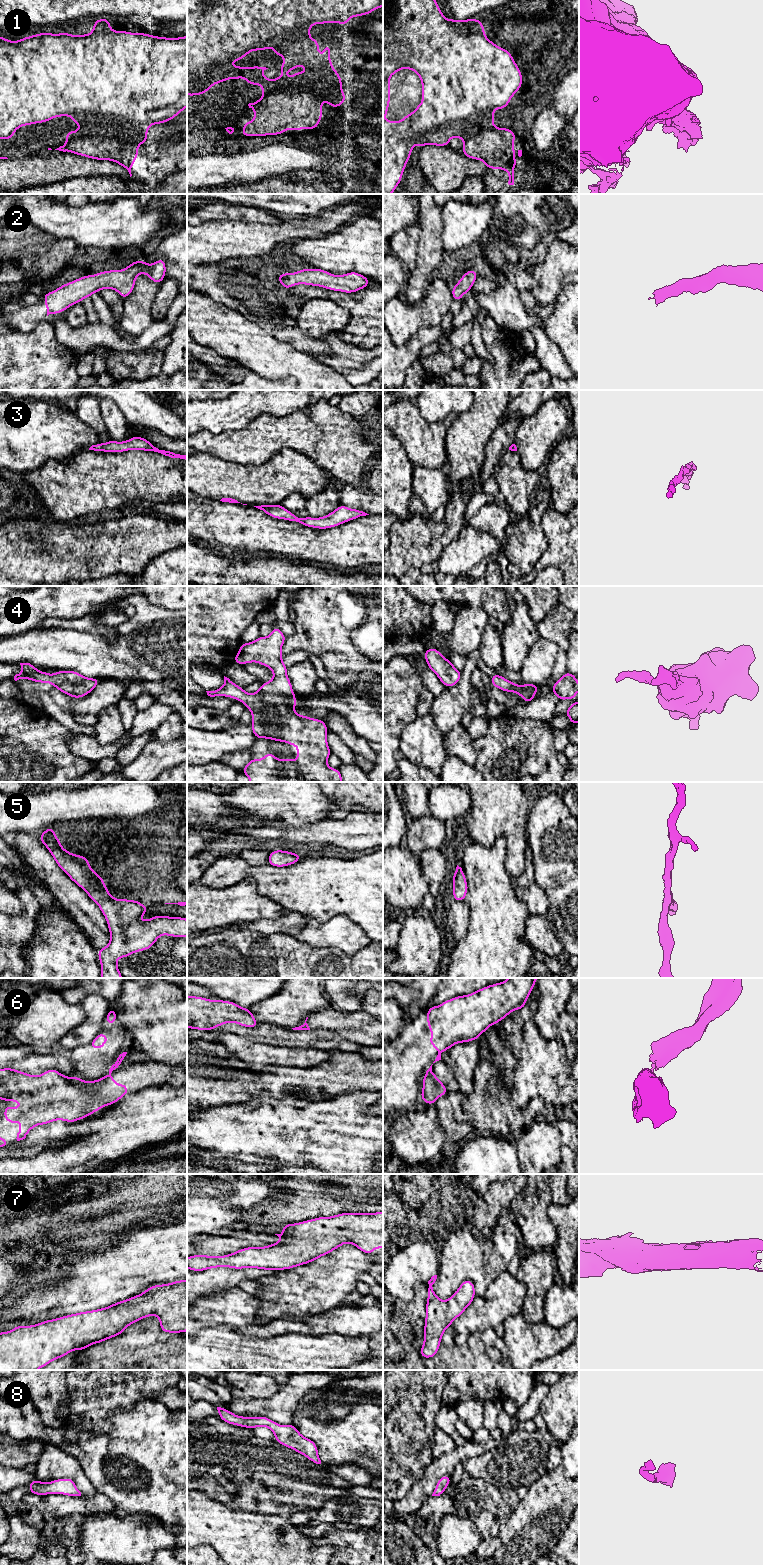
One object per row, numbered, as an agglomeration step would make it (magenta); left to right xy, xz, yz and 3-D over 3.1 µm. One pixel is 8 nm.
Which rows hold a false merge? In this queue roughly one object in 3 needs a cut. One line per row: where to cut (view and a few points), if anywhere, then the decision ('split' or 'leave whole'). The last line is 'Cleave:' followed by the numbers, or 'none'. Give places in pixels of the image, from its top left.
1: cut in xy along (67, 141), (82, 136), (107, 136), (139, 144); split
2: no cut; leave whole
3: no cut; leave whole
4: no cut; leave whole
5: no cut; leave whole
6: cut in yz along (431, 1071), (424, 1077); split
7: no cut; leave whole
8: no cut; leave whole
Cleave: 1, 6

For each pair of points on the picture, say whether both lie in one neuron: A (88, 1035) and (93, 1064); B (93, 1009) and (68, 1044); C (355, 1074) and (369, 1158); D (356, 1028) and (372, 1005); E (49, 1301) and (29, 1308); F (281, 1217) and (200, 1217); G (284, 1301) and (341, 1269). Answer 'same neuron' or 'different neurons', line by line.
A: different neurons
B: same neuron
C: different neurons
D: different neurons
E: same neuron
F: different neurons
G: same neuron

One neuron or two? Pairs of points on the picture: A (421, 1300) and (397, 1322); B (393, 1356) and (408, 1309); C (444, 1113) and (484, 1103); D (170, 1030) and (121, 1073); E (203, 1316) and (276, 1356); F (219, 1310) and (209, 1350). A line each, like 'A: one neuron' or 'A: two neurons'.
A: one neuron
B: one neuron
C: two neurons
D: two neurons
E: two neurons
F: two neurons

